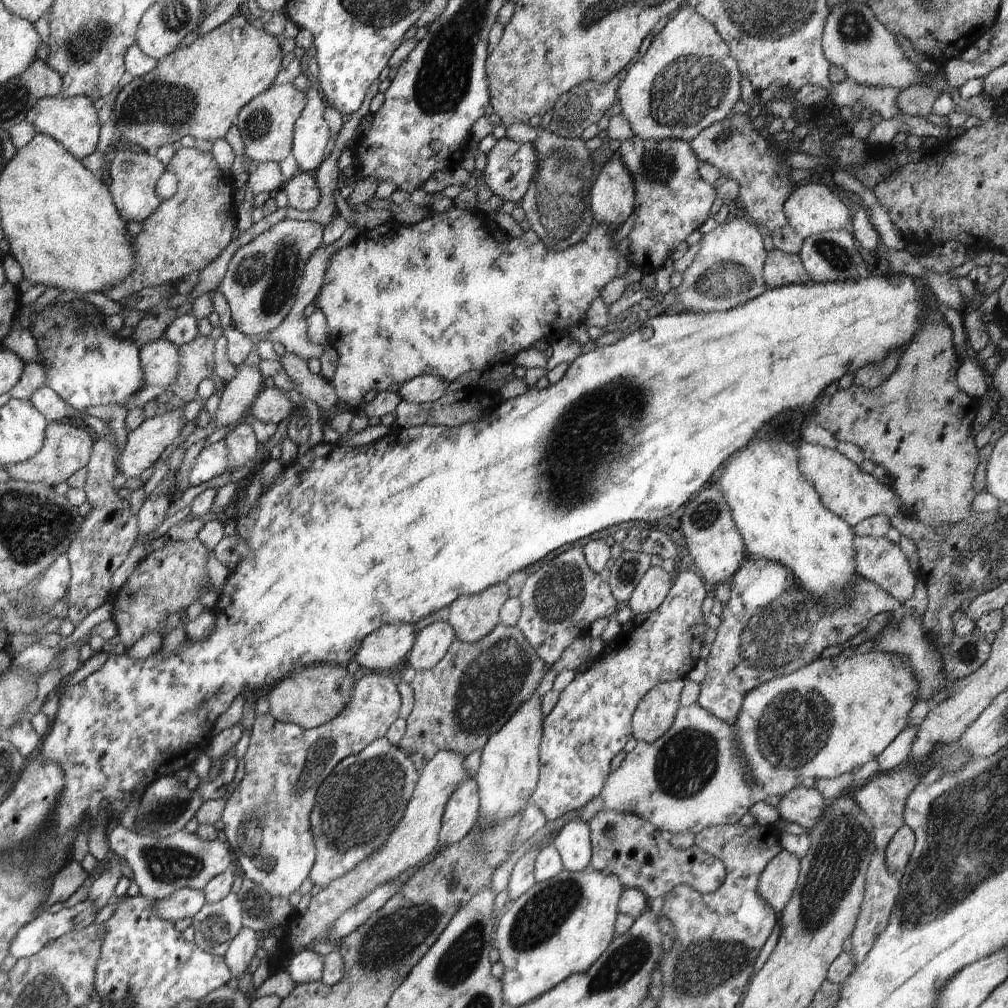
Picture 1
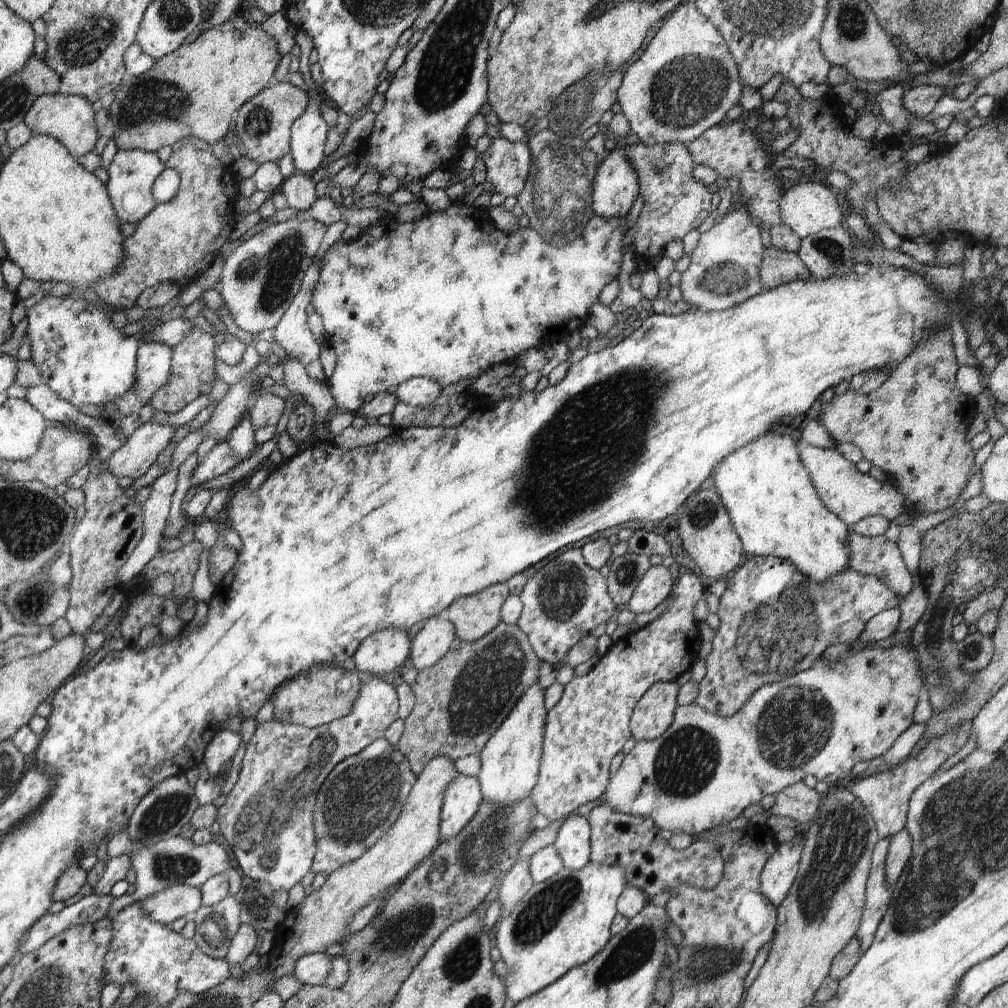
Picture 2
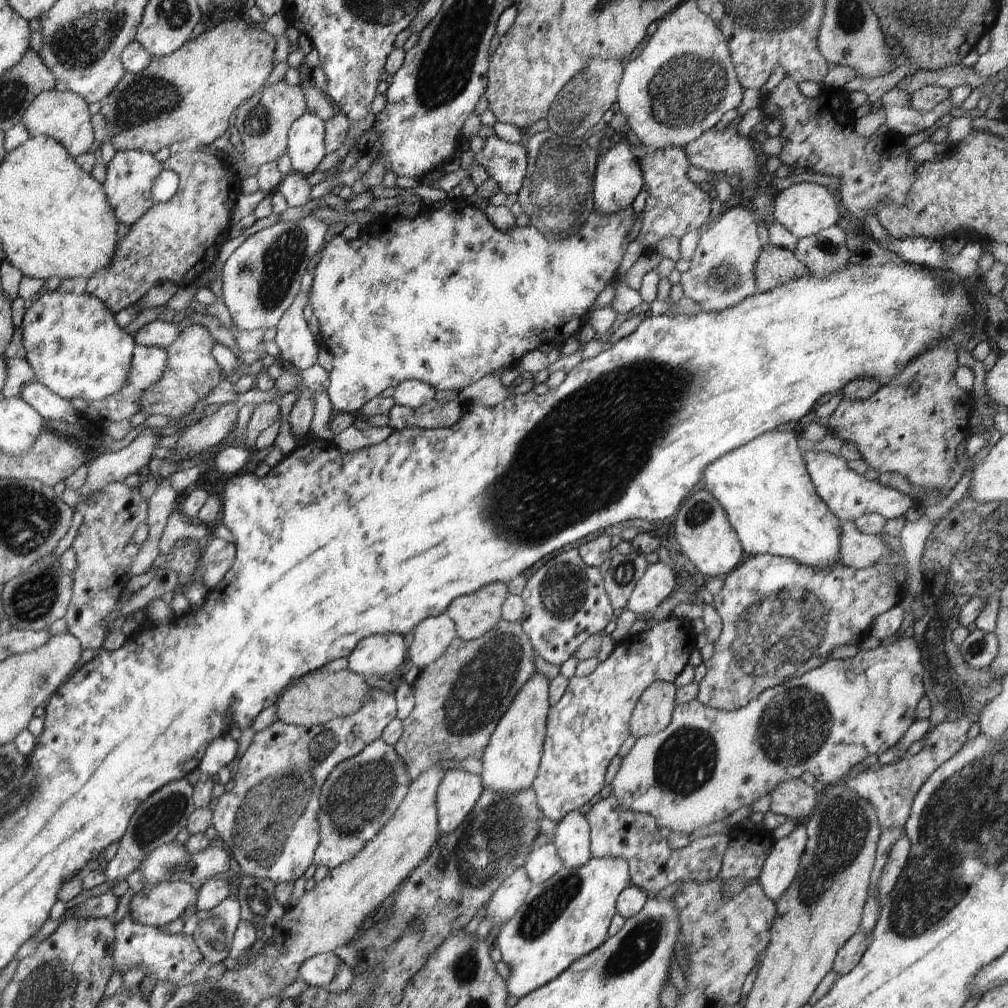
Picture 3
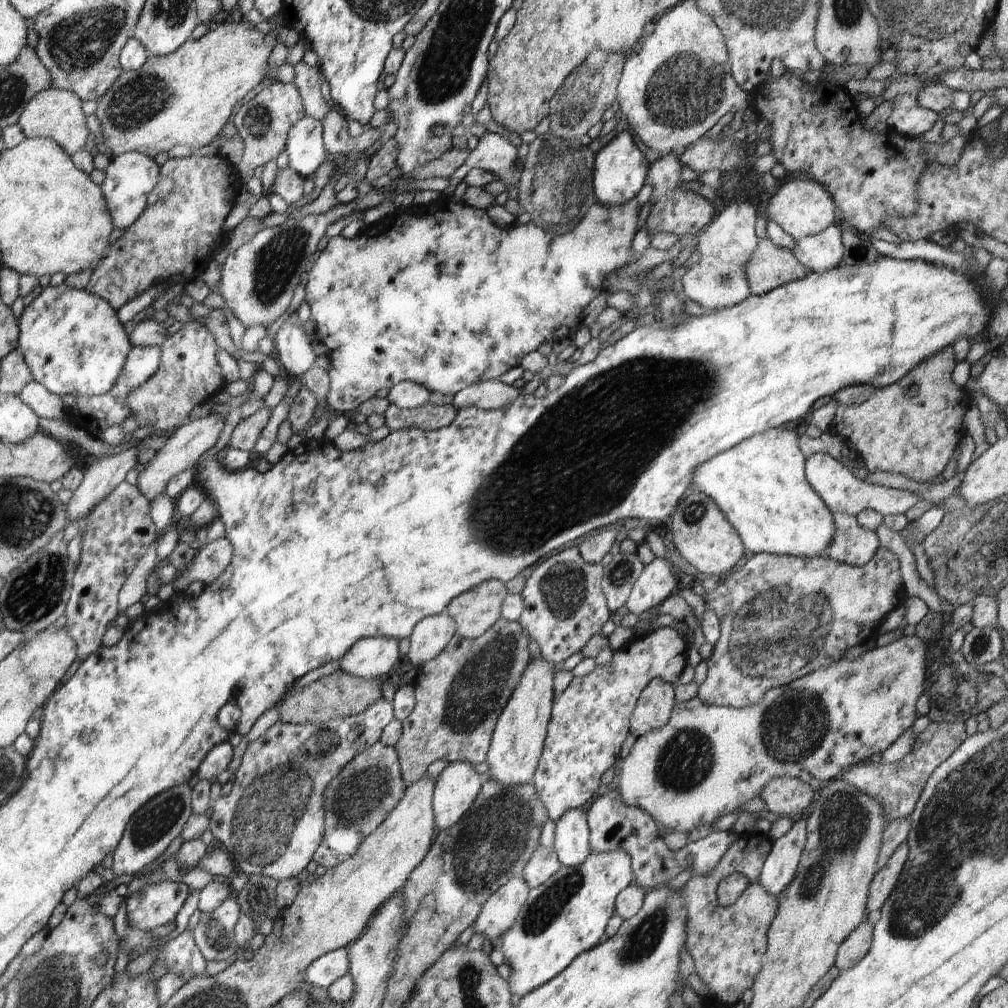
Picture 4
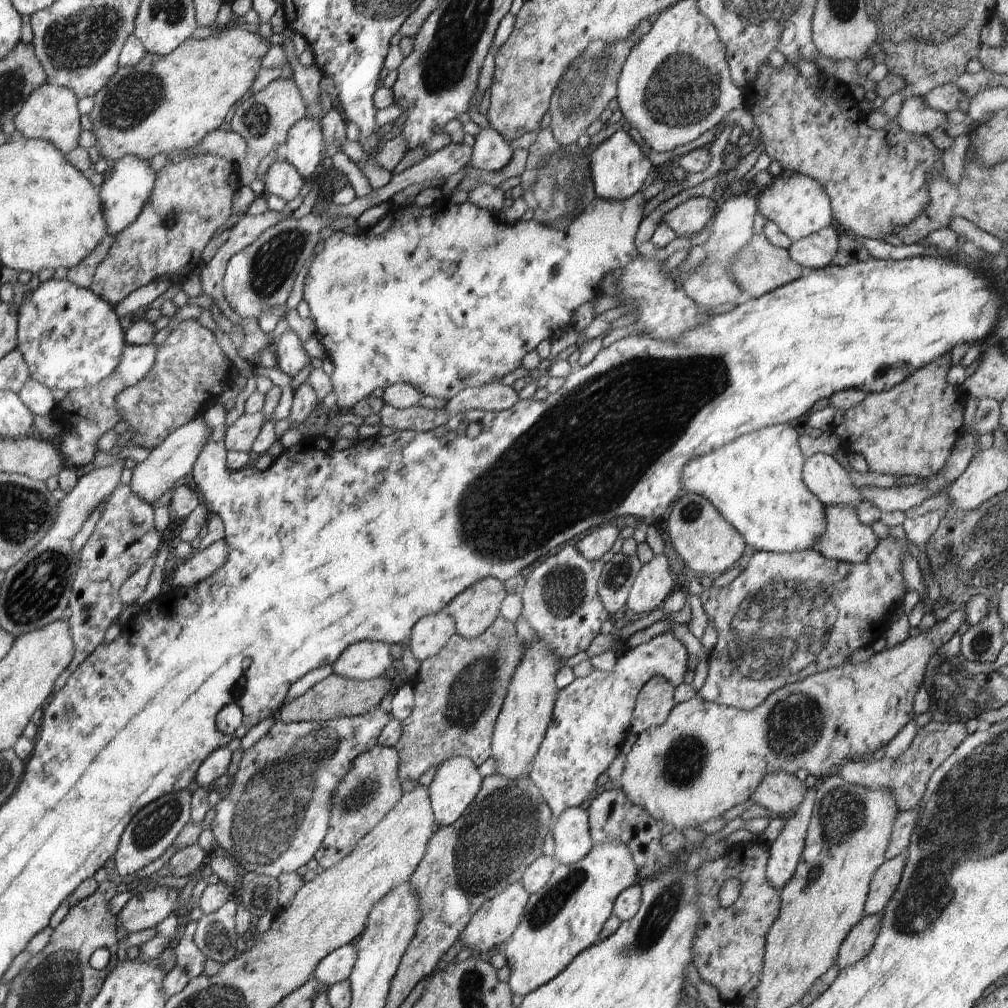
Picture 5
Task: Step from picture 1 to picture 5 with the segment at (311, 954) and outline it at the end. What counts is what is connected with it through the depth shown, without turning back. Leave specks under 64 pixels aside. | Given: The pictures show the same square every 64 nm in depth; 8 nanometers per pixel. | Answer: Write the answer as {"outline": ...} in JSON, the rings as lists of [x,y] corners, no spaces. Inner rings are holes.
{"outline":[[[354,943],[341,946],[318,963],[311,977],[316,977],[327,987],[349,980],[357,954],[358,951]]]}

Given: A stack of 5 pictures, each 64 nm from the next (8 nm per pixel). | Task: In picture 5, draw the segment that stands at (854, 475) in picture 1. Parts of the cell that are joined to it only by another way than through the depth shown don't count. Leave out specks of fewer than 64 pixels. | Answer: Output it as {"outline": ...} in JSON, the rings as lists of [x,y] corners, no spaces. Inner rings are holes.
{"outline":[[[964,430],[954,443],[951,455],[942,467],[942,470],[933,477],[927,479],[913,480],[906,486],[897,486],[885,489],[884,487],[855,487],[850,481],[848,472],[845,471],[832,455],[825,453],[815,453],[805,459],[803,464],[802,480],[805,482],[808,490],[824,505],[848,505],[851,509],[857,507],[860,501],[870,501],[882,512],[894,512],[894,510],[905,511],[912,506],[920,506],[927,498],[937,496],[941,490],[944,490],[948,484],[952,484],[960,478],[960,475],[966,470],[970,461],[976,453],[976,440],[974,435],[968,430]]]}

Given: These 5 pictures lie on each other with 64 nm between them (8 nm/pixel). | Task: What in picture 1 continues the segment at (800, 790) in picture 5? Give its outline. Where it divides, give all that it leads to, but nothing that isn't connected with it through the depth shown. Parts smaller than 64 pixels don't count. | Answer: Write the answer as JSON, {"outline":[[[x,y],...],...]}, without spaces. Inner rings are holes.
{"outline":[[[801,784],[781,796],[776,808],[781,819],[796,822],[807,831],[814,828],[828,801],[816,790]]]}

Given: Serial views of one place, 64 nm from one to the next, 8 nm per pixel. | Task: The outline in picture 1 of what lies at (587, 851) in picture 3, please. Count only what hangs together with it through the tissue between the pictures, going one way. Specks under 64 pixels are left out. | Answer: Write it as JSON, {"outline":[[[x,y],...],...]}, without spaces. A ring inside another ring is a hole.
{"outline":[[[582,819],[568,821],[553,838],[552,844],[560,853],[564,868],[583,871],[591,864],[591,836],[589,824]]]}

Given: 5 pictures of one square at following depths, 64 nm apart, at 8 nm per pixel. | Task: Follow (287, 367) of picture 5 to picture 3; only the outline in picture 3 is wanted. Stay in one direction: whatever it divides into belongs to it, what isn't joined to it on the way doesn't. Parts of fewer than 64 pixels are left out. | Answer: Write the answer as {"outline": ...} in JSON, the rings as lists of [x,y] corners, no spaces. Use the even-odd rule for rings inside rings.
{"outline":[[[313,271],[305,273],[301,278],[299,293],[292,306],[278,321],[274,340],[280,348],[281,363],[284,366],[292,366],[300,372],[318,362],[318,350],[321,346],[319,339],[309,329],[302,316],[312,281]]]}

